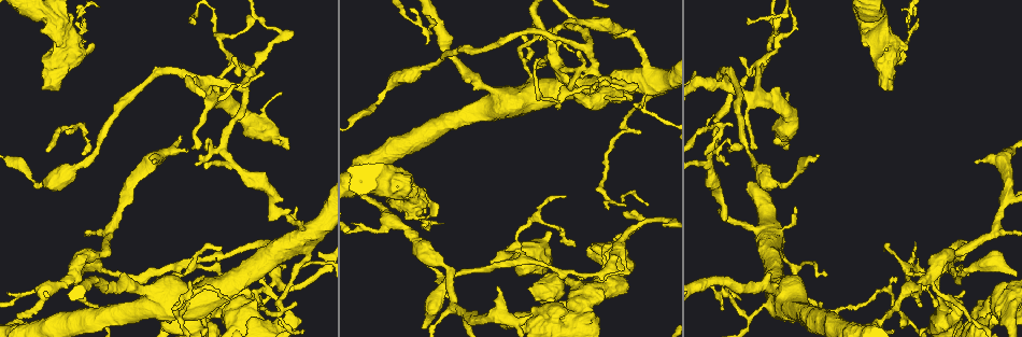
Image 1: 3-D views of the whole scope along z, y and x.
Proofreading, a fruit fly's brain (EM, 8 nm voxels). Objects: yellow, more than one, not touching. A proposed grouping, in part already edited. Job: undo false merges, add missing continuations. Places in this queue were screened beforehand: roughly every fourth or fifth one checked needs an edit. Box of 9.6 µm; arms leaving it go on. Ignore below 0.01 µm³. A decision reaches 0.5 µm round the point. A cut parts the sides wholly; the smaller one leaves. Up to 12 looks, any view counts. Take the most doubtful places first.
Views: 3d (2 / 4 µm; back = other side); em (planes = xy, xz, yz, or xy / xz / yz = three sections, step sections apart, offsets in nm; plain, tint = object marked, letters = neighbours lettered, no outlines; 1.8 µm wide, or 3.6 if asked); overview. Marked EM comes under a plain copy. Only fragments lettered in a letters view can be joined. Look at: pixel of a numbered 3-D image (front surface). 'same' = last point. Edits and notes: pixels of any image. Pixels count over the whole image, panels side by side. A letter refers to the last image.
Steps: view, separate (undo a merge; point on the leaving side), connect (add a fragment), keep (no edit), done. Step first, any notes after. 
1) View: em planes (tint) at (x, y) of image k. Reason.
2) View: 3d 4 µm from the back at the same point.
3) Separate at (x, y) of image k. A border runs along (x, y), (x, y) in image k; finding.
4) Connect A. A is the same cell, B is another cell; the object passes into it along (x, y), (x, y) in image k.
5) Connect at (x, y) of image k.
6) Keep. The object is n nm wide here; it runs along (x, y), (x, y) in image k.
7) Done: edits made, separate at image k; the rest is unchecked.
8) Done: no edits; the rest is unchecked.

View: em planes (letters) at (221, 150) of image 1. Narrows sharply.

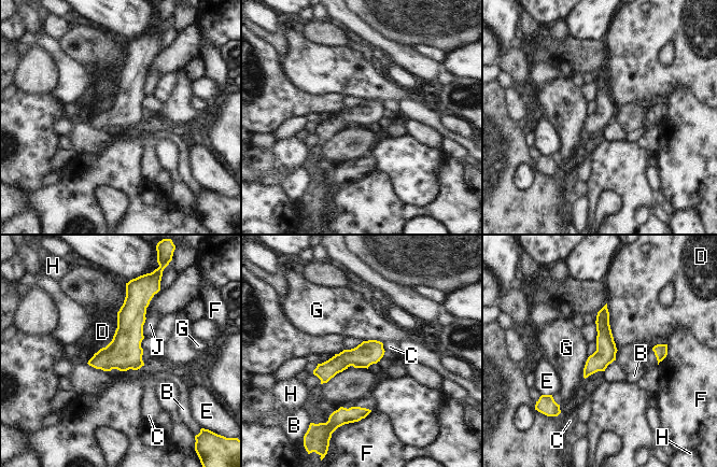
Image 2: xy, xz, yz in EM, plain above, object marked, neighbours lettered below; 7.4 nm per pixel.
Keep. B, C, D, E, F, G, H and J are other cells; it runs along (380, 345), (317, 372) in image 2; all the same neuron.

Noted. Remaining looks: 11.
View: 3d 4 µm at (66, 66) of image 1.

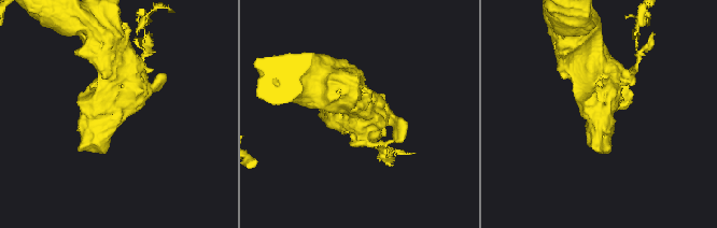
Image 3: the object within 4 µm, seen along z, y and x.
View: em 3.6 µm xz step 4 (letters) at (616, 108) of image 3. Need the tissue.

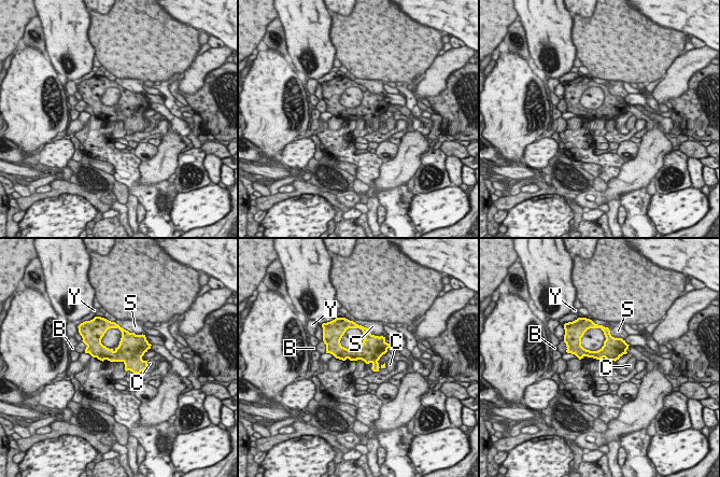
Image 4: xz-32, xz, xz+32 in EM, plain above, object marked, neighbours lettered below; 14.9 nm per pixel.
View: em 3.6 µm planes (letters) at the same point.

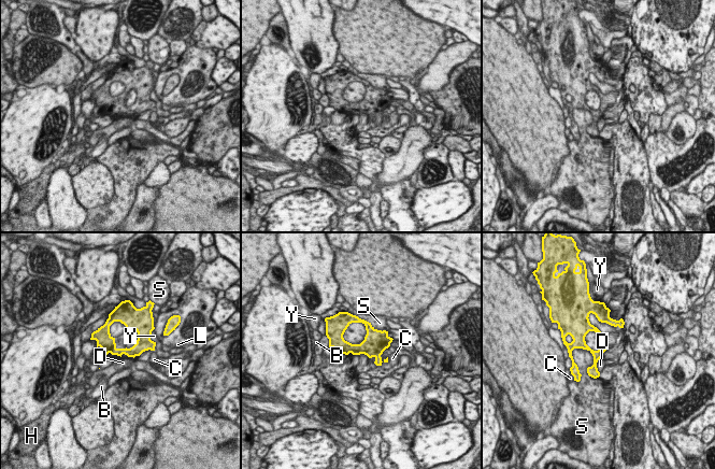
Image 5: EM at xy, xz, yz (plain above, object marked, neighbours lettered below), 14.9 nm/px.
Keep. The longest contact is with S, 500 nm; B, C, D, H, L, S and Y are other cells; a border runs along (601, 357), (597, 363), (599, 372) in image 5; no lettered fragment goes on from it.

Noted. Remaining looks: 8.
View: em yz step 8 (tint) at (455, 303) of image 1. A fork.

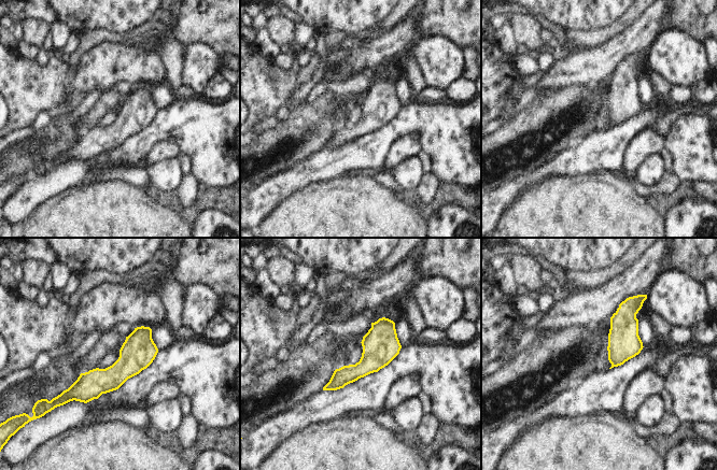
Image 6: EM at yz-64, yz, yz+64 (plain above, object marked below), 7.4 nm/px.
View: em planes (letters) at the same point. Cut it another way.

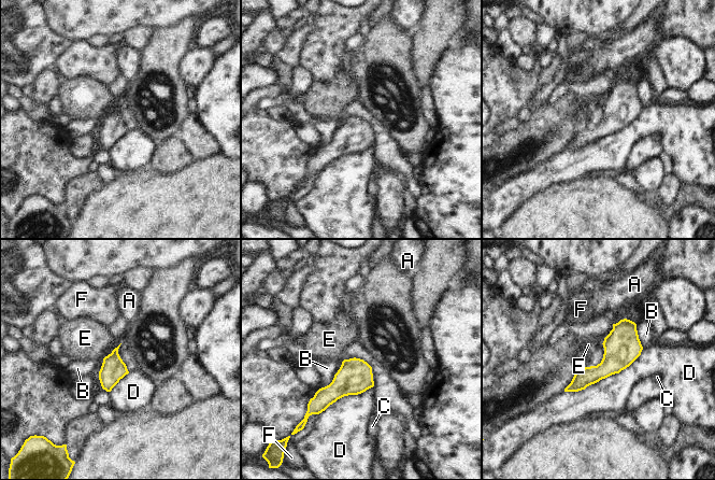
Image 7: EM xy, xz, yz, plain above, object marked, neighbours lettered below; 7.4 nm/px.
Keep. The object is 190 nm wide here; A, B, C, D, E and F are other cells; a border runs along (120, 343), (102, 358) in image 7; all the same neuron.

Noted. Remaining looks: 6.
View: 3d 2 µm at (193, 23) of image 1.

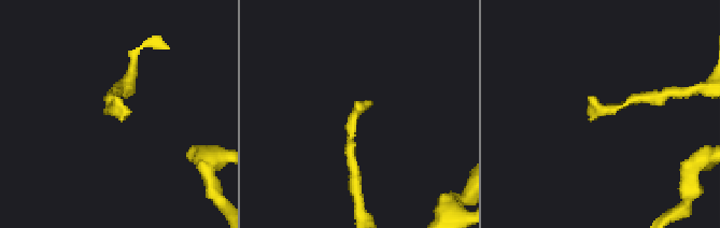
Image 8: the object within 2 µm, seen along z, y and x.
View: em planes (letters) at (590, 113) of image 8. Need the tissue.

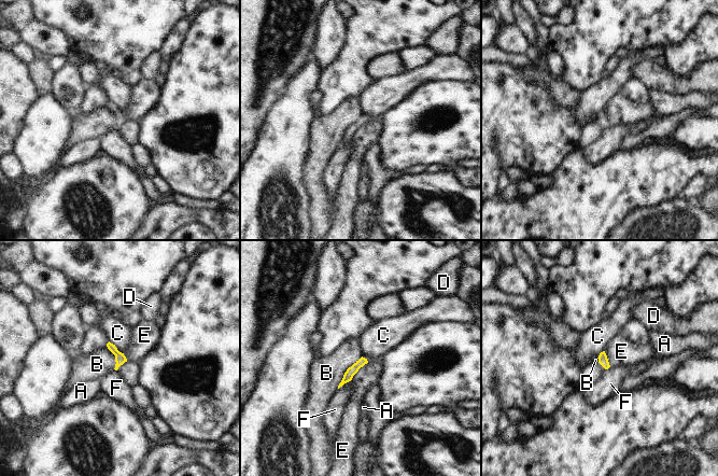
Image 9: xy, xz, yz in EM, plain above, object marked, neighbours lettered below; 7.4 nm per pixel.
Keep. The longest contact is with B, 320 nm; A, B, C, D, E and F are other cells; a border runs along (362, 355), (347, 369), (337, 388) in image 9; none of them fits.

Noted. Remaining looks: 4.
View: em xz step 8 (tint) at (705, 154) of image 1. Tapers out.

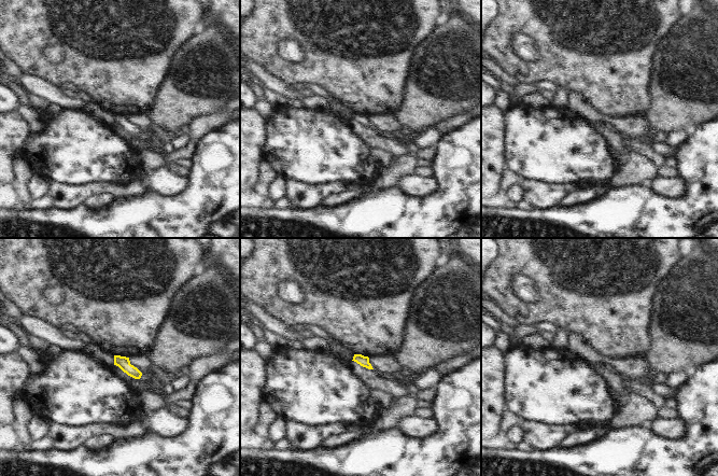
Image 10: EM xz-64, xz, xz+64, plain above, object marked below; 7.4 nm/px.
View: em planes (letters) at the same point. Cut it another way.

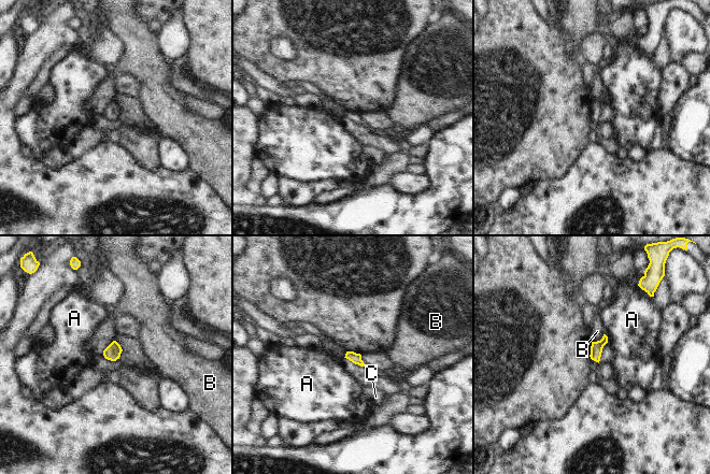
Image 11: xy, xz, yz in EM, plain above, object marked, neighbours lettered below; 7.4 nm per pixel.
Keep. A, B and C are other cells; a border runs along (604, 333), (599, 340), (592, 342) in image 11; none of them fits.

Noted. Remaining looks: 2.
Done: no edits; the rest is unchecked.

